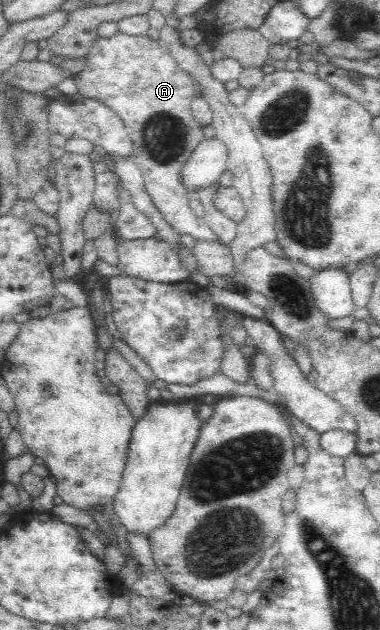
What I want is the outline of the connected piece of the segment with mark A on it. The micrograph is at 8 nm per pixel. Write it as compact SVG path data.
M122 32L104 38L98 36L86 55L86 67L74 75L78 93L83 97L104 103L122 119L132 140L129 158L136 163L144 178L145 195L150 196L154 206L168 225L180 235L188 234L200 241L220 242L204 219L190 208L192 195L183 187L181 173L192 152L205 140L204 126L198 123L191 111L191 101L196 96L195 81L172 57L172 54L147 35L131 36Z

